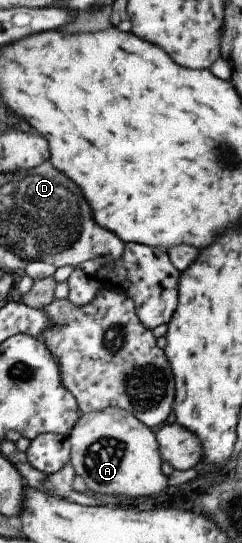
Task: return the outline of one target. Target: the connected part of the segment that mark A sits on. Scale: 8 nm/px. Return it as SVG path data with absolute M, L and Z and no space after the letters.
M110 407L83 413L68 436L71 444L70 466L82 476L92 494L98 492L144 498L158 494L169 486L168 477L162 471L163 458L155 433L124 408Z

